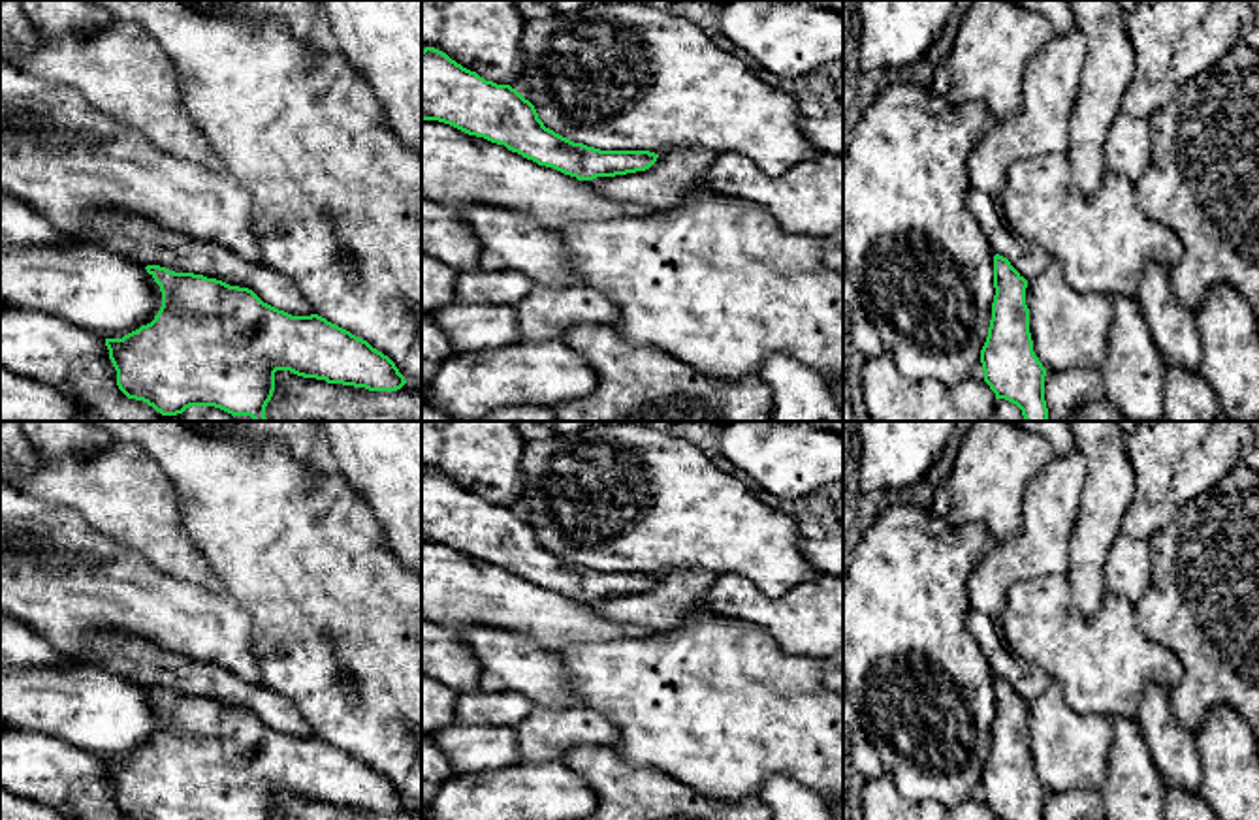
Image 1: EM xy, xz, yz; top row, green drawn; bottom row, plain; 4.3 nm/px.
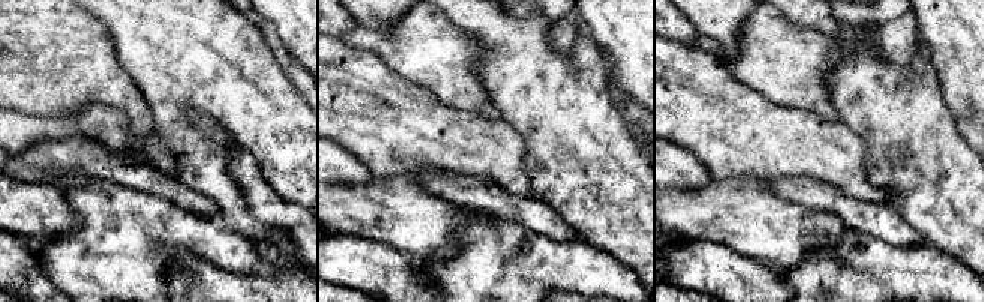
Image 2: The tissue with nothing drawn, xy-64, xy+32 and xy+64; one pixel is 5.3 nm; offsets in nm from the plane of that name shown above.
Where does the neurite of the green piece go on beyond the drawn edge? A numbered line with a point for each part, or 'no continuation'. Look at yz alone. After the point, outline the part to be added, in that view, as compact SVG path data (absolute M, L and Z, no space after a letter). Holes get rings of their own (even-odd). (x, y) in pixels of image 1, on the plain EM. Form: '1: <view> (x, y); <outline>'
1: yz (1028, 679); M971 609L965 623L994 675L1007 679L1028 703L1052 683L1039 666L1011 653L997 619Z

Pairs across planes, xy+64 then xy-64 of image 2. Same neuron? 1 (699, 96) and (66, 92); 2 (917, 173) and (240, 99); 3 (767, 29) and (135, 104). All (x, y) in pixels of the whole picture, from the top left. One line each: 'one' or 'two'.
1: two
2: one
3: one

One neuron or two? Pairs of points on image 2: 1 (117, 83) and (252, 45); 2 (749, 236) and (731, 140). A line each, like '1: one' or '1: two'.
1: two
2: two

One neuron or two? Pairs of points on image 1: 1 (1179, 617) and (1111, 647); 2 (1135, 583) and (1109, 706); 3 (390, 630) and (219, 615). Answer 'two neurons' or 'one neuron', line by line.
1: two neurons
2: one neuron
3: two neurons

